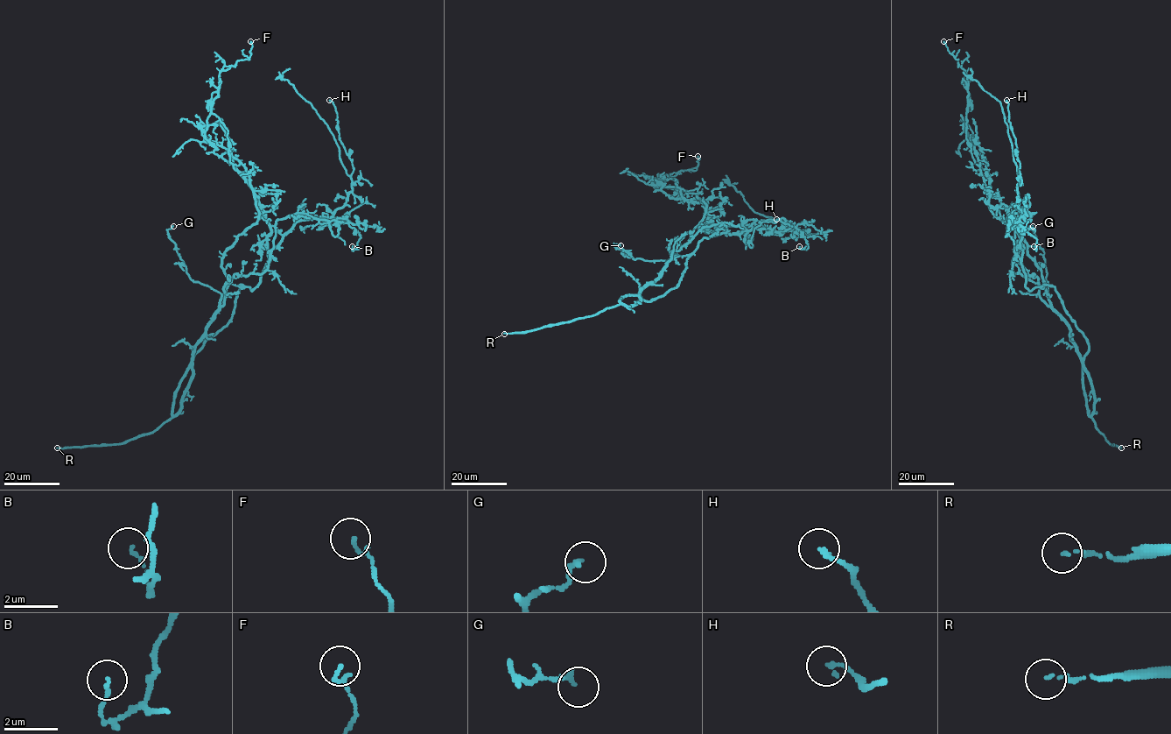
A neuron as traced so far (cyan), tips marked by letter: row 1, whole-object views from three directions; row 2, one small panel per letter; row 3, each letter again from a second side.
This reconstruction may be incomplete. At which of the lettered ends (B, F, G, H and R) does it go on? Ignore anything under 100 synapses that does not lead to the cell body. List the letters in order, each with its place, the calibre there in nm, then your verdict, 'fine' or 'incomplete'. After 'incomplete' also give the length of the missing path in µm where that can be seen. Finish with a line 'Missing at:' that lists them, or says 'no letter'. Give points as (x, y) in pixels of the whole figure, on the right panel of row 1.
B: at (1034, 246); 130 nm thick; fine
F: at (943, 41); 80 nm thick; fine
G: at (1033, 226); 170 nm thick; fine
H: at (1006, 100); 150 nm thick; fine
R: at (1121, 448); 80 nm thick; incomplete; about 250 µm are missing
Missing at: R

